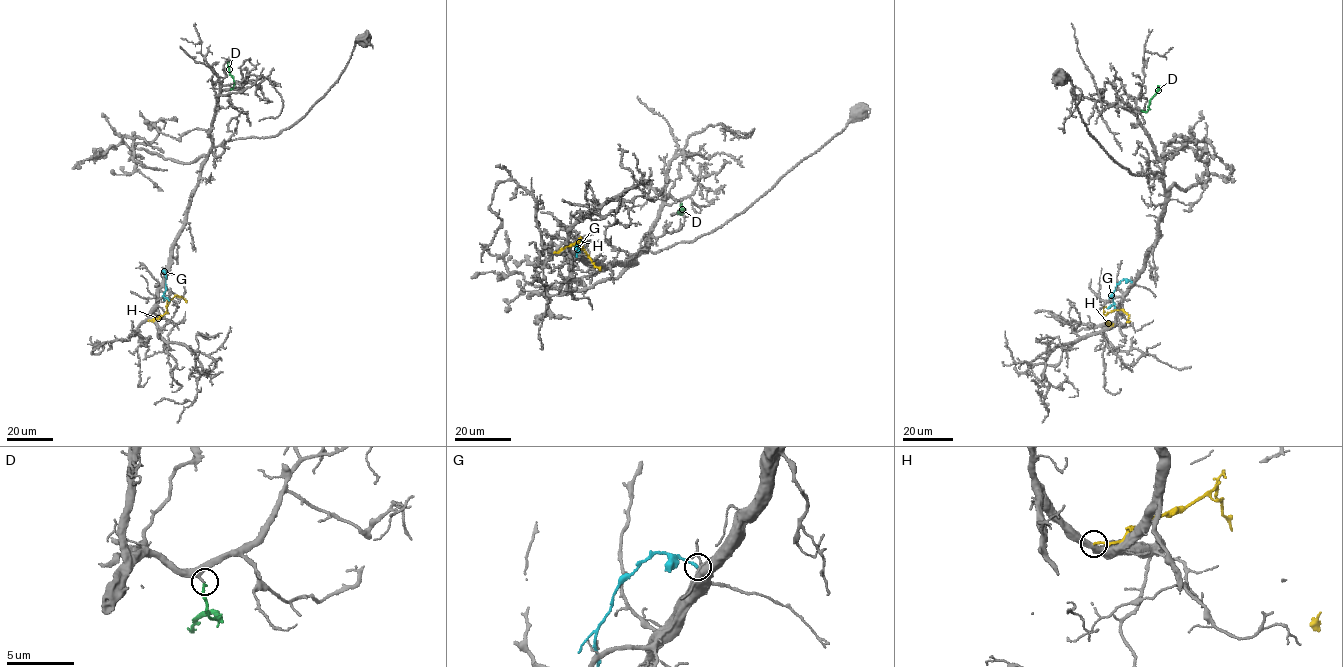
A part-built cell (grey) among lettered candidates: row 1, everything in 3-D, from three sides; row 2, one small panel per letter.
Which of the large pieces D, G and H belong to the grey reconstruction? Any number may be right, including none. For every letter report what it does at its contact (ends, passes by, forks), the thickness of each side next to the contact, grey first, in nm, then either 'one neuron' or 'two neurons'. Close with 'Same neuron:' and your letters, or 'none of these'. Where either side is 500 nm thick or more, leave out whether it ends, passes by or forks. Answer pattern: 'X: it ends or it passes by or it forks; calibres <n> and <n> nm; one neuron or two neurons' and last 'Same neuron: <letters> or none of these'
D: it ends; calibres 280 and 180 nm; one neuron
G: it ends; calibres 150 and 190 nm; two neurons
H: calibres 500 and 170 nm; two neurons
Same neuron: D

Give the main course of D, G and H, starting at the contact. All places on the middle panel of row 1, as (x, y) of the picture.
D: (681, 202), (682, 209), (685, 209), (679, 212), (681, 214)
G: (576, 256), (581, 242), (577, 244), (583, 241)
H: (553, 252), (579, 240), (595, 266), (601, 267)

